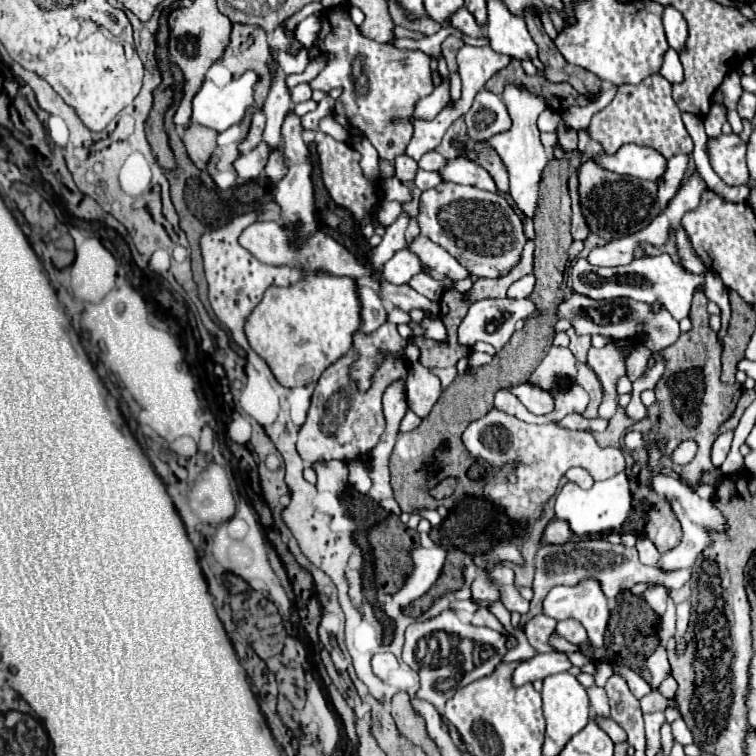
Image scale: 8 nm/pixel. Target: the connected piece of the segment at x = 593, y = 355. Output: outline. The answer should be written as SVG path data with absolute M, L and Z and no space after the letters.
M640 336L636 338L624 338L616 340L612 344L606 344L604 348L588 350L588 366L596 372L600 384L602 384L602 404L600 404L600 418L612 418L616 414L616 382L618 378L626 376L626 358L632 352L634 344L640 342Z

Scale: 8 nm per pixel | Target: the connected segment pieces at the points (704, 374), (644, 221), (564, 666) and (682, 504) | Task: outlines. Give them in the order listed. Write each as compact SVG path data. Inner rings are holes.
M702 290L694 294L692 300L692 330L682 336L674 346L666 348L662 356L666 358L666 374L654 388L656 392L656 404L648 408L648 420L636 422L632 428L652 428L654 434L664 442L664 466L670 466L678 476L688 480L688 488L696 488L702 484L702 476L706 472L714 472L716 466L710 460L710 450L714 440L718 438L718 428L722 422L726 422L734 406L742 394L740 384L724 384L720 380L720 356L722 356L722 342L718 340L718 334L710 328L710 314L706 310L708 298L704 296ZM692 438L698 442L698 454L688 466L676 466L670 464L670 454L674 448L686 440Z
M594 160L582 164L578 168L578 174L580 174L580 200L582 200L586 222L590 230L604 240L614 240L644 230L662 212L662 206L658 204L656 182L614 174L598 166Z
M560 652L536 654L536 658L524 660L514 670L514 686L544 680L546 676L552 676L552 674L558 674L558 672L568 672L570 668L572 668L572 662L568 660L566 654L560 654Z
M658 476L652 480L652 486L654 490L664 496L670 504L672 504L672 510L674 514L678 516L680 524L682 524L682 530L684 530L684 536L682 536L682 542L672 548L670 552L662 554L660 560L658 560L658 568L664 570L664 572L672 572L672 570L682 570L682 568L690 568L696 558L712 546L712 538L710 538L710 532L728 532L728 526L726 526L726 516L714 506L712 500L702 500L696 492L688 490L686 486L682 486L682 482L670 478L670 476Z

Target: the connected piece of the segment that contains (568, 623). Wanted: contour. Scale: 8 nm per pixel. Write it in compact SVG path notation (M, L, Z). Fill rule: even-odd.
M568 618L568 620L558 622L556 630L558 630L558 634L562 634L562 636L566 636L570 640L584 640L586 638L584 626L578 620L574 620L574 618Z

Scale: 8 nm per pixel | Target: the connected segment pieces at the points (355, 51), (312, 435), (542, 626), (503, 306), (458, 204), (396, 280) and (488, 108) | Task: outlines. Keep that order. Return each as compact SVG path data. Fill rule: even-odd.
M346 6L322 12L322 28L316 40L316 48L330 58L328 66L310 82L312 90L342 88L342 96L336 100L334 120L342 124L352 136L366 138L382 160L394 164L396 156L406 154L406 146L412 138L412 110L414 104L434 90L430 78L430 56L422 50L400 50L394 46L382 46L358 30L352 24Z
M350 350L346 356L342 356L338 362L334 362L324 370L324 374L320 376L314 388L306 422L298 432L298 454L310 464L320 460L354 462L364 458L376 446L386 426L382 414L382 394L386 386L390 386L396 380L406 382L408 378L408 370L410 370L408 360L402 356L386 354L372 378L370 388L366 392L360 392L356 382L350 378L350 366L356 360L358 360L356 350Z
M538 614L538 616L534 616L528 622L528 626L524 630L530 646L536 652L548 652L548 650L552 650L550 644L548 644L548 624L556 624L556 620L550 618L550 616L546 616L546 614Z
M478 300L470 306L466 318L462 320L458 328L458 338L464 344L474 344L476 340L488 342L494 348L502 348L512 332L518 320L534 318L536 306L532 300Z
M442 182L438 188L422 192L418 226L421 235L438 242L454 258L458 258L462 266L482 278L506 276L520 262L520 254L526 244L522 222L506 198L474 186Z
M402 248L384 264L382 276L392 284L408 284L412 280L412 276L416 276L420 272L422 272L420 258L414 252L410 252L408 248Z
M482 90L476 94L472 108L468 110L466 118L466 130L470 140L488 140L494 134L510 130L510 116L500 96Z

